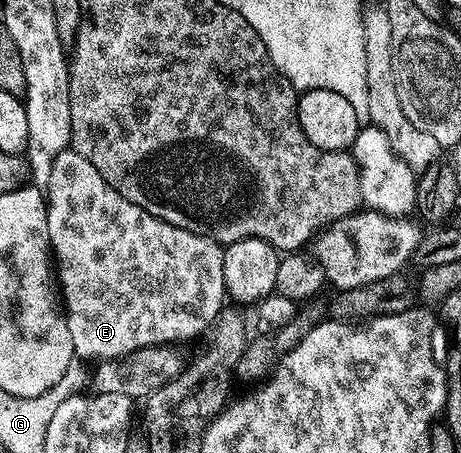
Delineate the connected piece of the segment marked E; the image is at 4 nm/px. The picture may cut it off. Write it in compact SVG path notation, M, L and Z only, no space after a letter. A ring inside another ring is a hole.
M68 148L53 159L53 167L49 175L49 183L45 186L47 203L47 226L54 264L57 266L57 284L61 290L61 301L65 306L69 335L73 339L75 355L84 357L88 362L95 363L100 359L118 358L129 355L139 348L149 348L151 345L166 345L175 343L177 339L195 337L198 333L206 334L215 324L216 317L225 308L225 290L223 288L223 251L224 246L211 237L202 237L193 231L185 231L181 227L173 227L137 207L137 203L129 203L129 199L121 196L116 189L109 187L105 179L101 179L101 171L89 163L74 149Z

